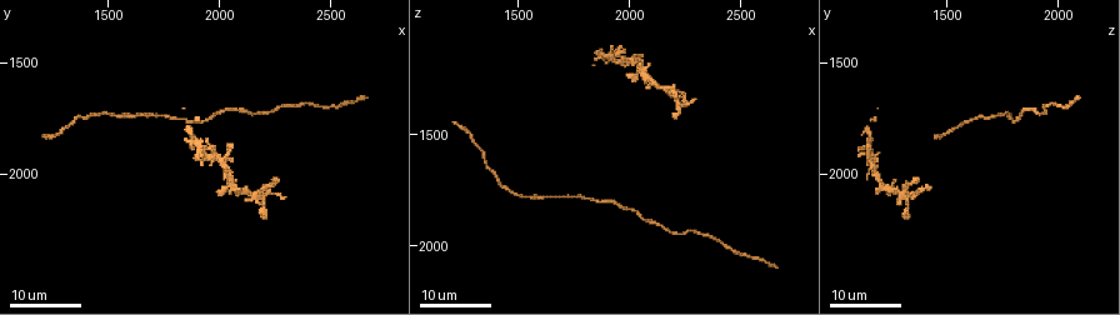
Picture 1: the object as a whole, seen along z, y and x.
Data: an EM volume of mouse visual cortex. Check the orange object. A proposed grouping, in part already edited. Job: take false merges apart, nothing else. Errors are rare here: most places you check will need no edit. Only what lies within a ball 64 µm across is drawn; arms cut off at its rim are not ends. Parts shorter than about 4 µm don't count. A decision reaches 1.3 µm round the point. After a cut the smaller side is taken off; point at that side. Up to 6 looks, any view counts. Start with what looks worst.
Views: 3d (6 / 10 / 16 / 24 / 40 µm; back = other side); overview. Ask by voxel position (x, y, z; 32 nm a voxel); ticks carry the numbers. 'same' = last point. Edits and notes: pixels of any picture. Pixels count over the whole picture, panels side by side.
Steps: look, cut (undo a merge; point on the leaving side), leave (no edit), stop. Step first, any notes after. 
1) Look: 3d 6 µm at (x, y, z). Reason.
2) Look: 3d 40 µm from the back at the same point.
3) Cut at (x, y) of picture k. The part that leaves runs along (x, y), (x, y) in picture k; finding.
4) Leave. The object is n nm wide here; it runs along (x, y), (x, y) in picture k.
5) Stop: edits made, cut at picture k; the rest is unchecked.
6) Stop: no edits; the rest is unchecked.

Look: 3d 16 µm at (1630, 1750, 1780). Sudden change in width.

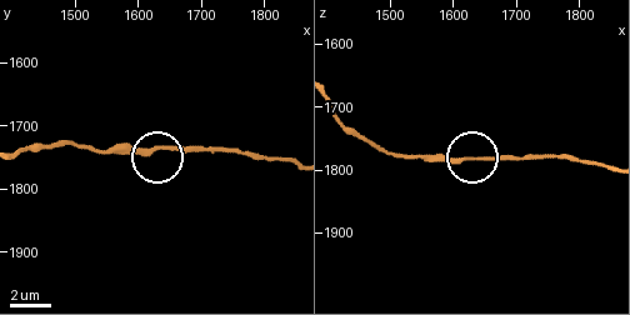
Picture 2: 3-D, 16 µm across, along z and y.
Look: 3d 6 µm at (1615, 1740, 1780).

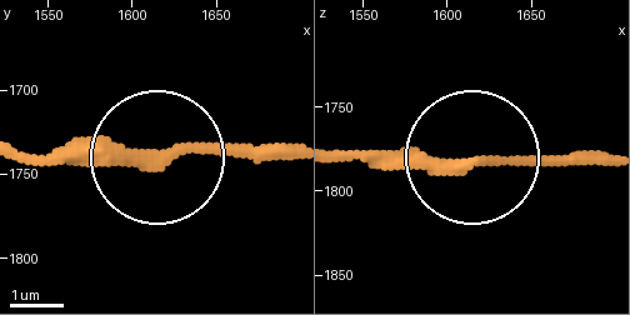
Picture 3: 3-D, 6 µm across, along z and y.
Leave. Continuous, no second cell.

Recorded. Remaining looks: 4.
Look: 3d 16 µm at (1930, 1760, 1800).

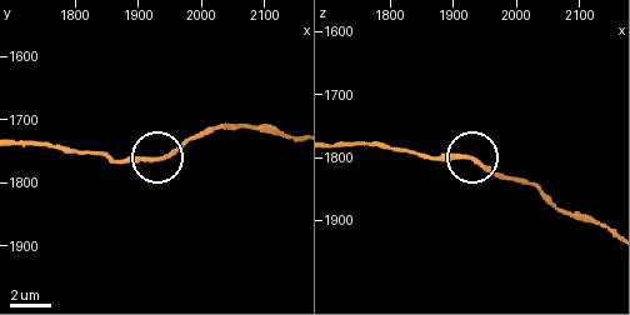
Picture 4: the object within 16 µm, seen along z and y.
Look: 3d 6 µm at (1920, 1760, 1800). Closer look.

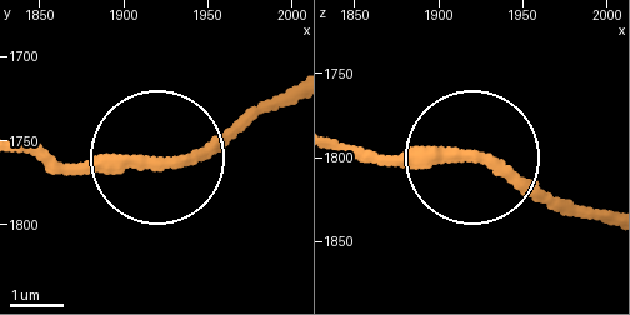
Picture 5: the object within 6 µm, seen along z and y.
Leave. The object is 200 nm wide here; it runs along (159, 169), (29, 151) in picture 5; all the same cell.

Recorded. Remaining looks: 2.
Look: 3d 24 µm at (2520, 1700, 2030). A narrow waist.

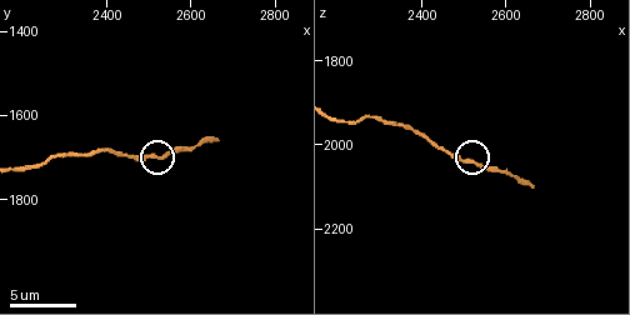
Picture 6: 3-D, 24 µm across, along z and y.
Look: 3d 6 µm at (2520, 1705, 2045).

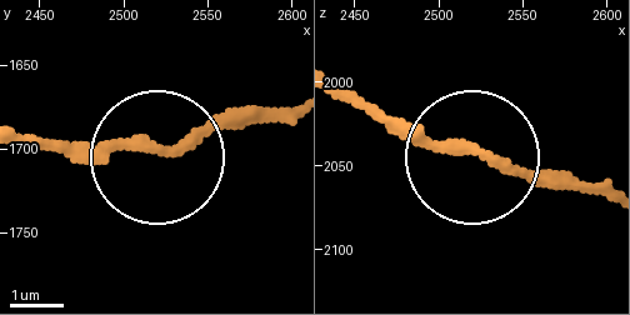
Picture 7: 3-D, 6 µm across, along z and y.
Leave. It runs along (29, 141), (178, 154), (280, 109) in picture 7; one cell here.

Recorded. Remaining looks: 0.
Stop: no edits; the rest is unchecked.

